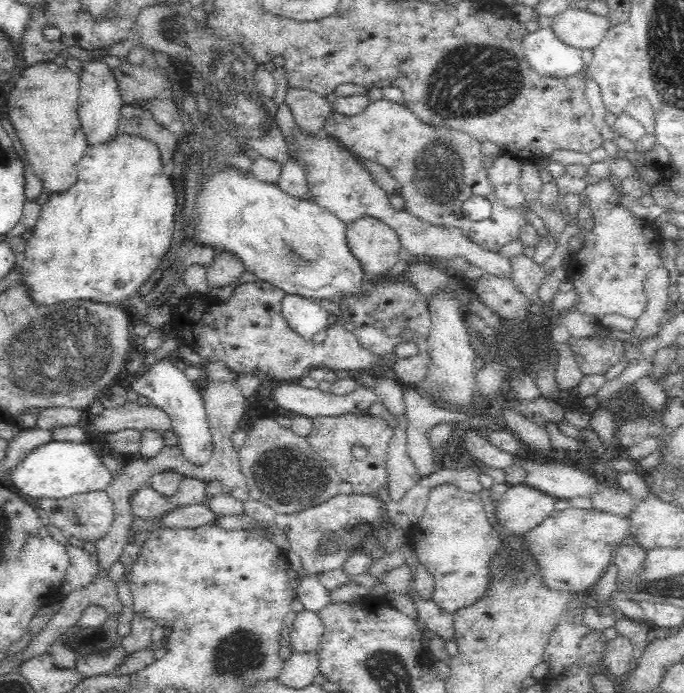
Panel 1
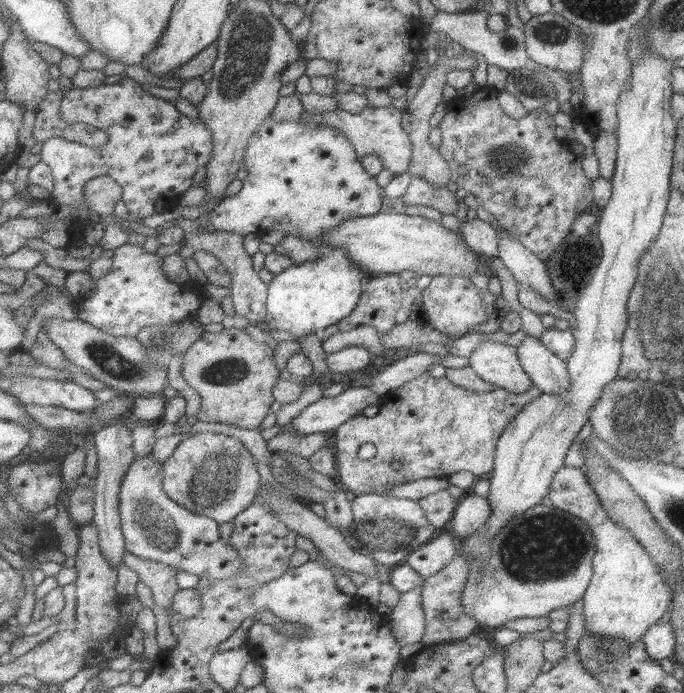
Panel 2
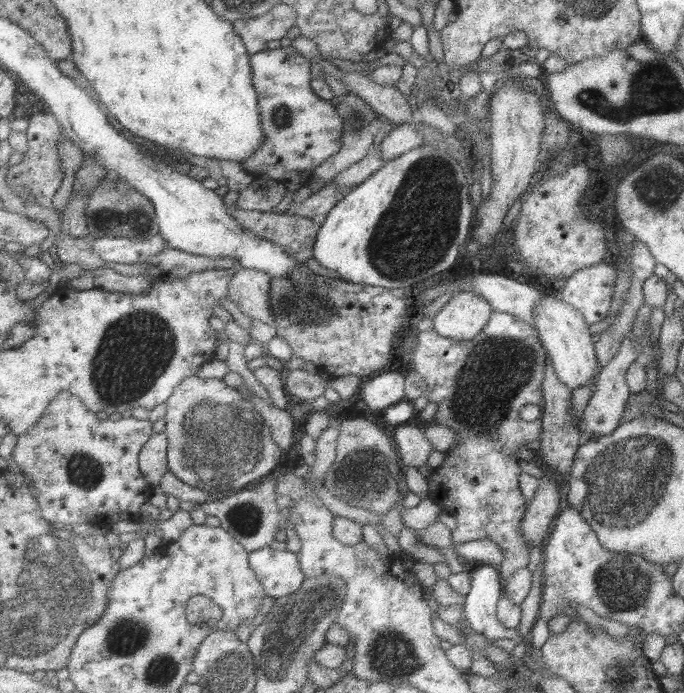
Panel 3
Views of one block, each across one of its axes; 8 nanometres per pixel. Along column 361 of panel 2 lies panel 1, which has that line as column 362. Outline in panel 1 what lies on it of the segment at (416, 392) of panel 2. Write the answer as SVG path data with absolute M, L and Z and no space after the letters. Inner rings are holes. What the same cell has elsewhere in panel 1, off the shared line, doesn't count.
M368 412L362 415L321 416L312 419L312 428L307 441L336 469L343 482L353 487L354 493L383 496L388 478L386 452L392 438L392 429L383 418L374 418ZM352 446L364 446L368 454L362 459L355 458L352 456Z

